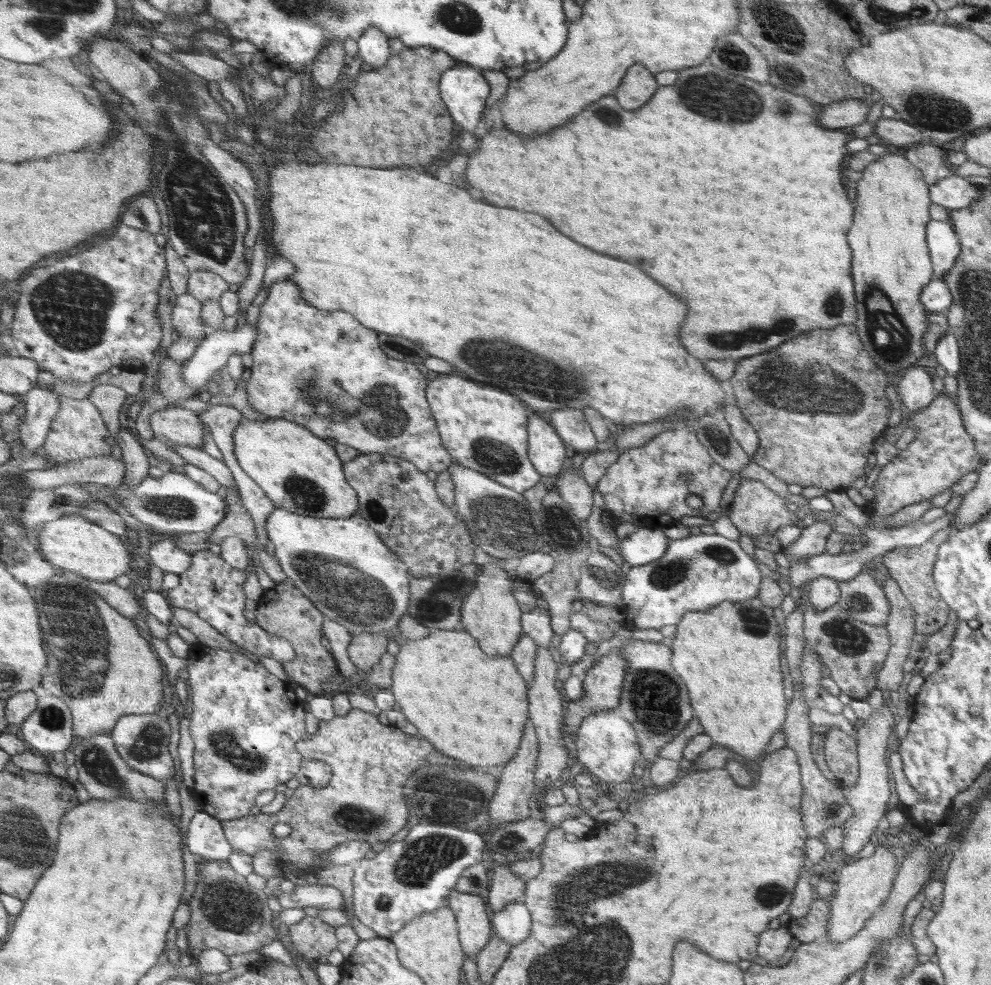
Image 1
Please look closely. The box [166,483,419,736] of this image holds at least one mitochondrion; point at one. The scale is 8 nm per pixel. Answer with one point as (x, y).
(350, 593)

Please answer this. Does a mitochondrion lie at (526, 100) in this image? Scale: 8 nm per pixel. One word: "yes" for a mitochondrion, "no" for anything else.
no

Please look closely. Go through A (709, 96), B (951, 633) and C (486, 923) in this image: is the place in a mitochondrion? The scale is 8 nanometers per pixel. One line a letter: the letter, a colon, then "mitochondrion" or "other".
A: mitochondrion
B: other
C: other

